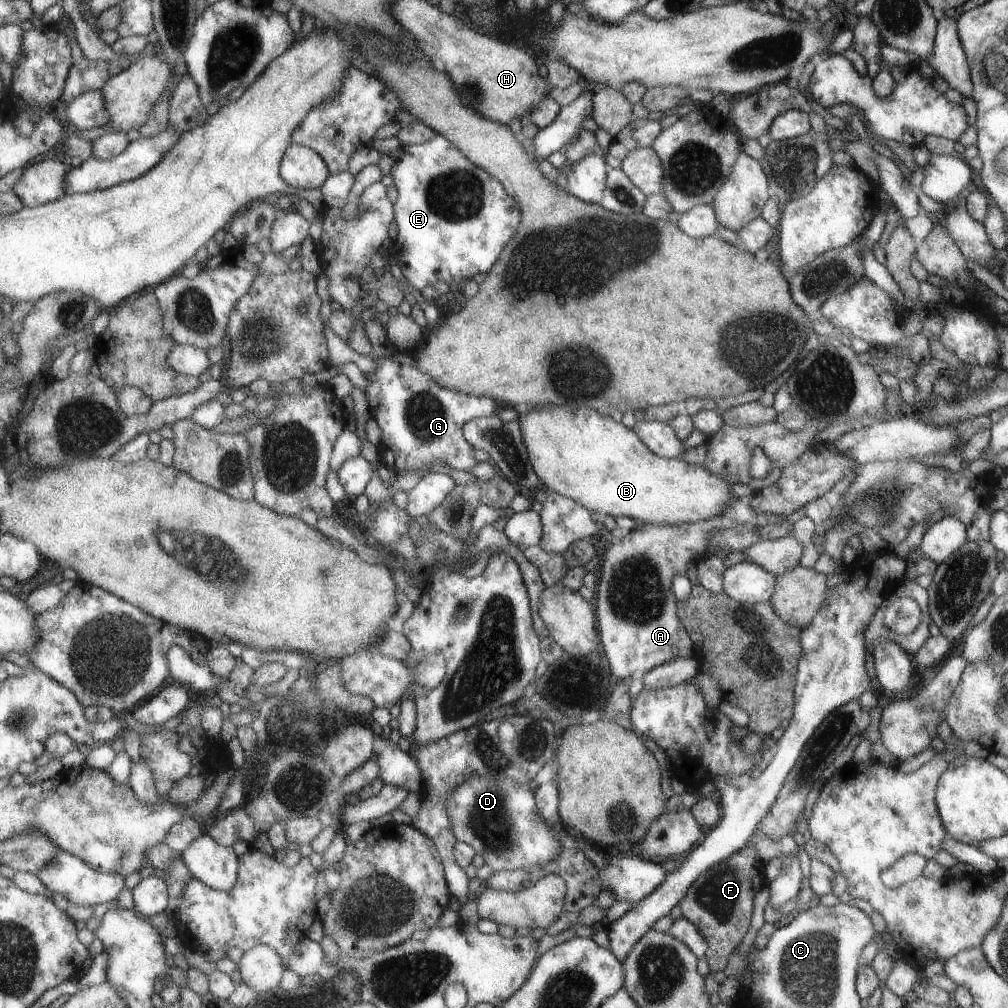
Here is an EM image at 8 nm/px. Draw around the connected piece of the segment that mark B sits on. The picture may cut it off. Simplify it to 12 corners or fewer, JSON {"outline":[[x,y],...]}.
{"outline":[[591,408],[516,419],[544,490],[642,524],[713,518],[729,483]]}

